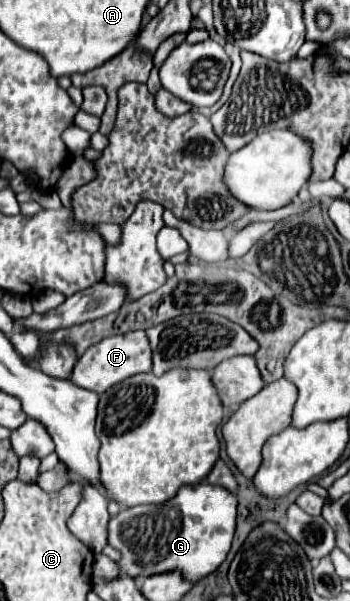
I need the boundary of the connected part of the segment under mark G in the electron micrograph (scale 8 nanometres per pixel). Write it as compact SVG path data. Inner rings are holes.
M201 481L197 485L183 485L179 493L159 505L137 505L121 511L109 521L109 545L121 551L121 575L127 577L149 577L151 573L167 573L167 569L179 569L191 583L199 581L207 573L213 573L231 549L231 539L235 533L237 517L237 497L219 485L209 485Z

